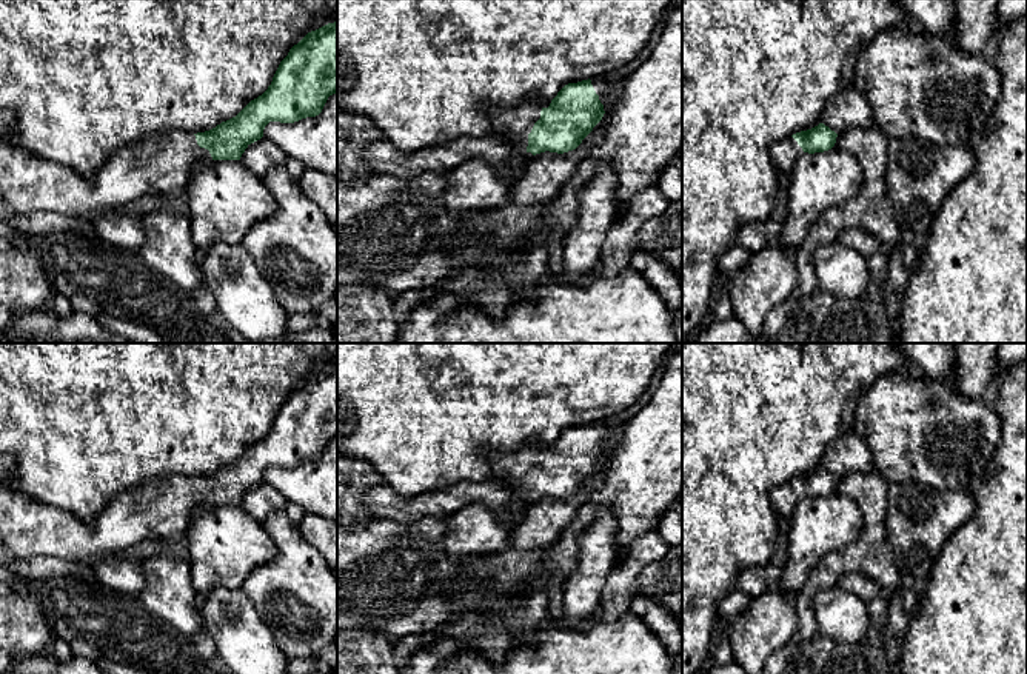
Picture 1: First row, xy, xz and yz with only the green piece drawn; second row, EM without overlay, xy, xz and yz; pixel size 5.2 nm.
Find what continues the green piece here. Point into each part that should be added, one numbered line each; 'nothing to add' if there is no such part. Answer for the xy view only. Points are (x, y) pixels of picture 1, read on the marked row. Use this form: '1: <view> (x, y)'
1: xy (28, 183)

